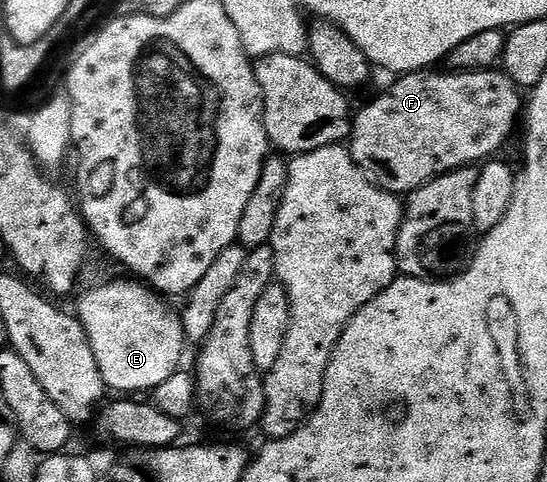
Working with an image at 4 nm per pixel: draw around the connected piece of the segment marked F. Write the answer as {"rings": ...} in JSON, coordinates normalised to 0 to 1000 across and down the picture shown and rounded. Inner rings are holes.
{"rings":[[[779,145],[775,149],[742,149],[728,156],[726,166],[713,178],[706,191],[697,191],[660,234],[647,239],[642,249],[642,280],[634,293],[634,305],[645,317],[645,334],[651,336],[669,365],[698,390],[702,398],[720,402],[746,402],[770,390],[781,378],[788,378],[799,365],[810,365],[817,357],[828,357],[834,349],[854,349],[878,342],[896,328],[907,326],[909,315],[931,290],[931,280],[938,274],[938,263],[947,263],[949,251],[956,241],[956,199],[936,162],[925,158],[921,147],[896,145],[892,149],[837,149],[819,145],[821,149],[799,149],[806,145]]]}

